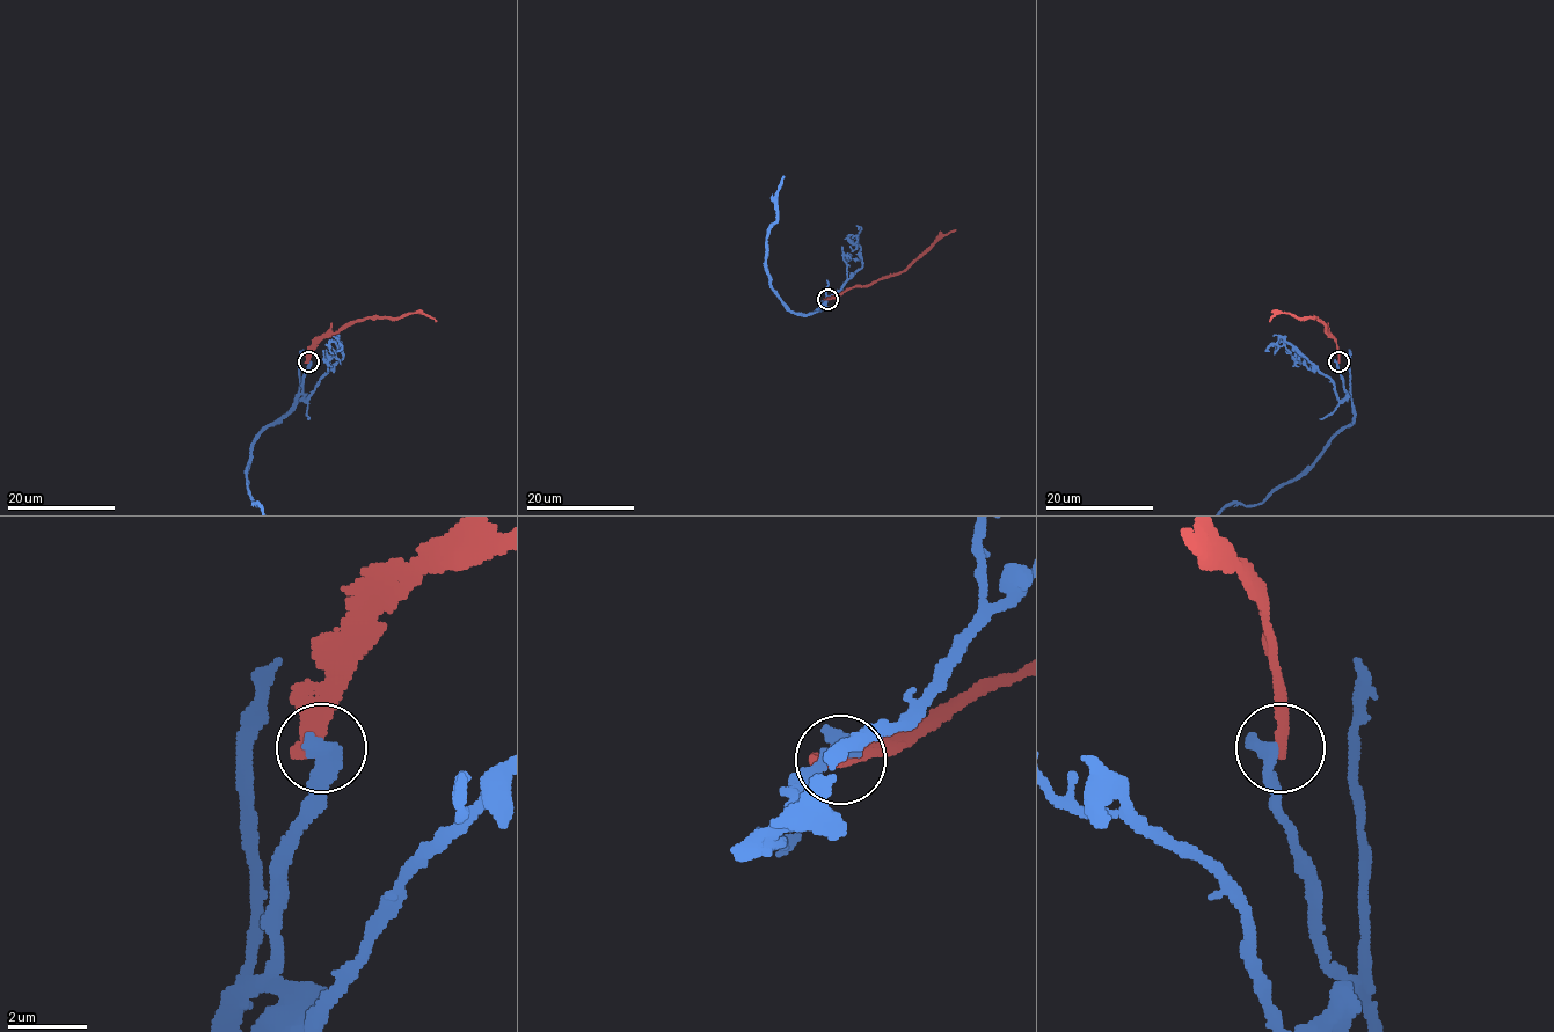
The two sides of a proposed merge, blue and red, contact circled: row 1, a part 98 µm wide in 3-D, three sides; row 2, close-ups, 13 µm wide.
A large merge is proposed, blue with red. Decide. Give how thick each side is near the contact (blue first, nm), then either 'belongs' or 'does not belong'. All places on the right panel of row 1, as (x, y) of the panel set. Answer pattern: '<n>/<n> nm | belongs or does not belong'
440/400 nm | does not belong

